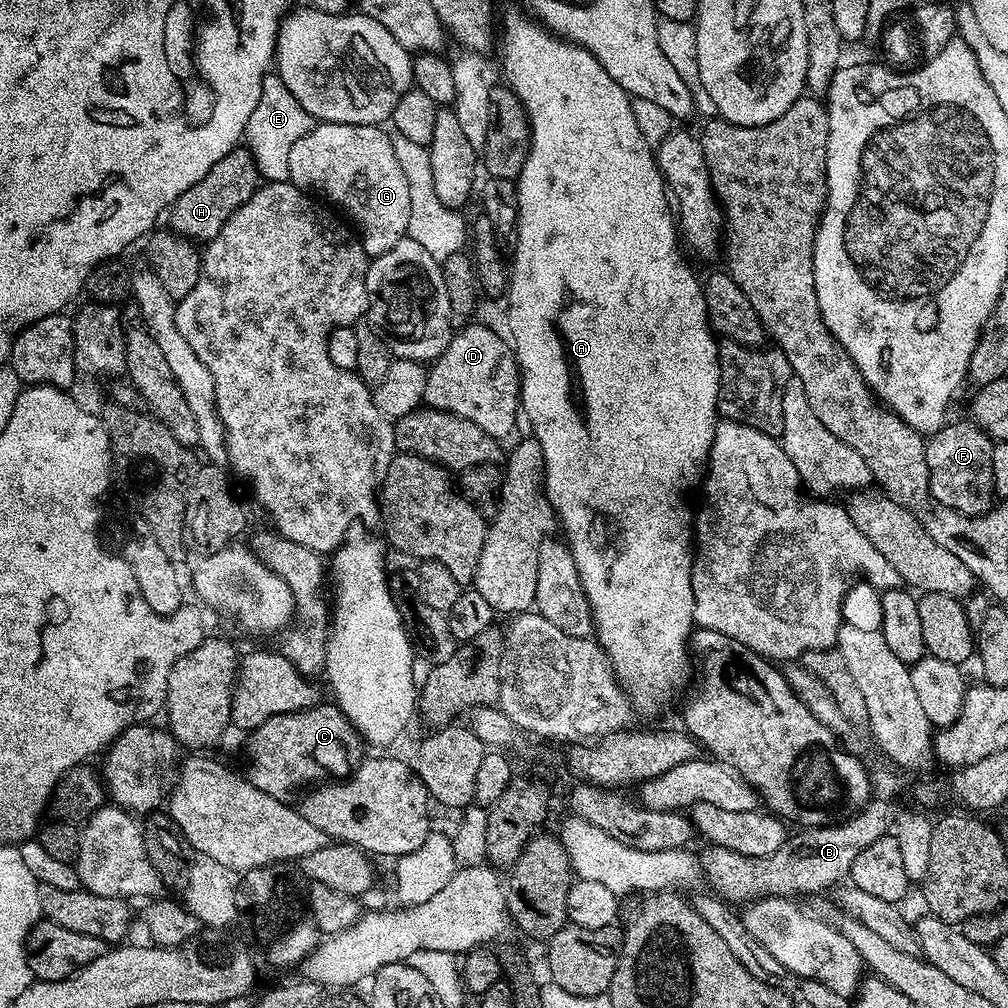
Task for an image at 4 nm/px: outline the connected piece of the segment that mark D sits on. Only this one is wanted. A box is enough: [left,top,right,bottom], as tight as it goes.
[423,324,521,438]

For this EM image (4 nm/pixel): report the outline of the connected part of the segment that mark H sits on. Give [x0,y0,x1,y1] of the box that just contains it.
[166,146,262,242]

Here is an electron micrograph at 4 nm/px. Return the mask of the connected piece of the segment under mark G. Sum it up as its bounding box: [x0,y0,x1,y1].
[286,122,410,258]

